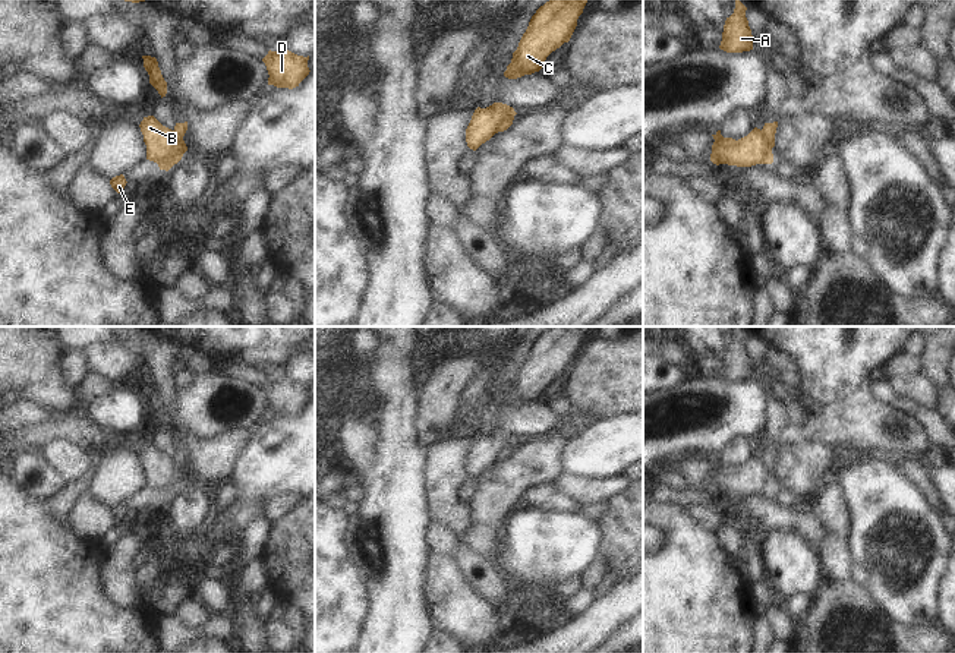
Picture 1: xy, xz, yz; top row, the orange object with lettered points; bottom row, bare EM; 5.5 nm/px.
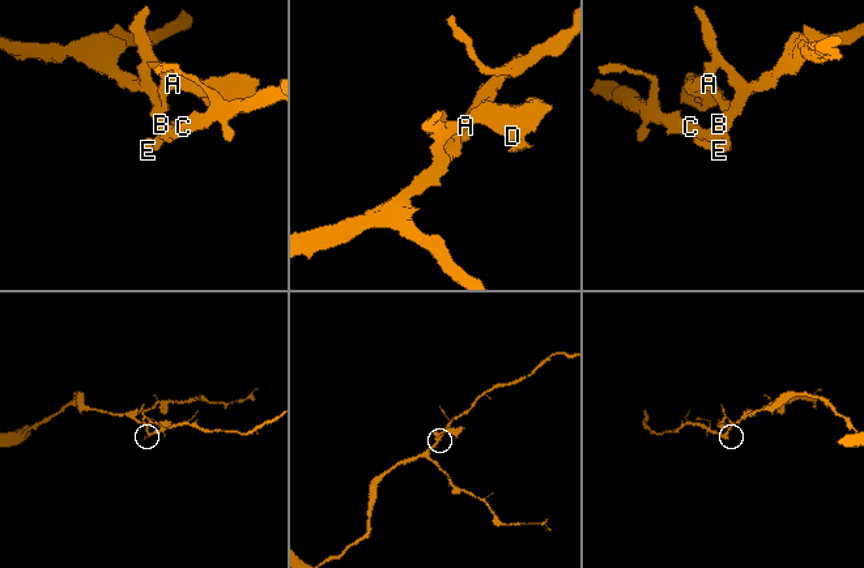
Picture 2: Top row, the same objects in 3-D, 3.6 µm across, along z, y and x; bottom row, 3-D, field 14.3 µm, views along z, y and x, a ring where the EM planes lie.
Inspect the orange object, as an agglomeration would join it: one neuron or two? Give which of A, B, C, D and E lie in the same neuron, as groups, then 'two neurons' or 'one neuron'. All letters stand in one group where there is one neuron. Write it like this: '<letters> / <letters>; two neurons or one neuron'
A B C D / E; two neurons

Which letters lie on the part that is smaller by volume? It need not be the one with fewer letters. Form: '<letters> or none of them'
E

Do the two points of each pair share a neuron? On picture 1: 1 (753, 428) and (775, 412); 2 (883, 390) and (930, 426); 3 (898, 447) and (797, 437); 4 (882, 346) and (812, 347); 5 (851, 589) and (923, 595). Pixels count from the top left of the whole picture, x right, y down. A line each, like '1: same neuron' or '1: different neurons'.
1: different neurons
2: same neuron
3: same neuron
4: same neuron
5: different neurons

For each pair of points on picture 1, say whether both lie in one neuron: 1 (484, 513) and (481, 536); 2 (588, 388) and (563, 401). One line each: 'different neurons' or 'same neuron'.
1: same neuron
2: different neurons

